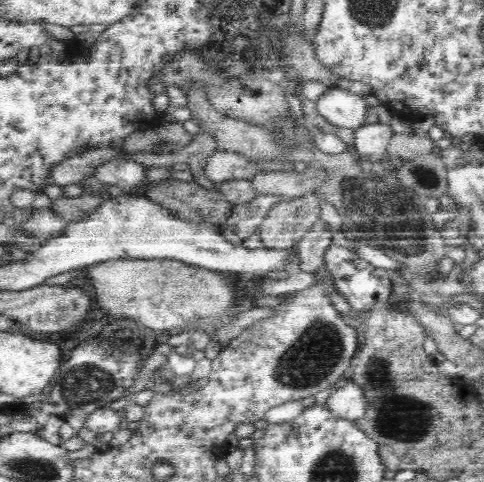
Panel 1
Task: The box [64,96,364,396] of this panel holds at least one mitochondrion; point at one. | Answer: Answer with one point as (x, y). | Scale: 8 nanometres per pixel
(319, 349)

